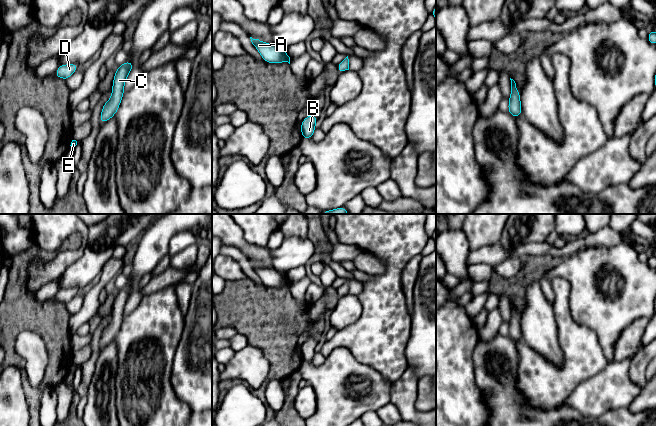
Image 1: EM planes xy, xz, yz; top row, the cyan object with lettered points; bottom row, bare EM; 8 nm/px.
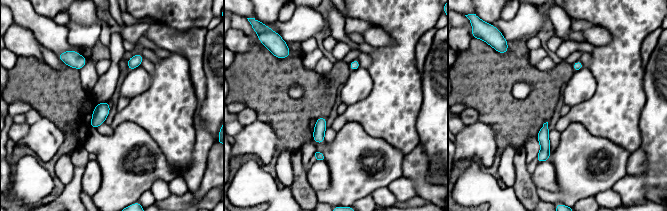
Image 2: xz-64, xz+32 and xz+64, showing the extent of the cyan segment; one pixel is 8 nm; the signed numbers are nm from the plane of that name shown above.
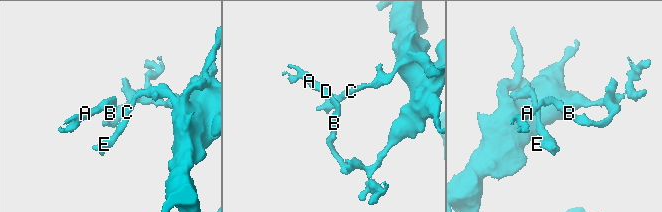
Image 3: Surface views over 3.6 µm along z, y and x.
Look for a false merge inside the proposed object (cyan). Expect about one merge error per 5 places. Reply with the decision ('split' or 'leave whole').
leave whole

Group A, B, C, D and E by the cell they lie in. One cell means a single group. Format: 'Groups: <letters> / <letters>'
Groups: A B C D E

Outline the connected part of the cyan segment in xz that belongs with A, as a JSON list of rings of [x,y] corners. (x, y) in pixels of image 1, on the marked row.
[[[250,37],[252,44],[259,51],[263,61],[268,63],[281,63],[288,62],[290,64],[290,57],[283,49],[275,46],[274,44],[264,43],[259,39]]]

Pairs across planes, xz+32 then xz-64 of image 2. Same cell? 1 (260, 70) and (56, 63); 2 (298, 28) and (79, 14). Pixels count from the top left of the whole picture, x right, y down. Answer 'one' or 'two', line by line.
1: two
2: two

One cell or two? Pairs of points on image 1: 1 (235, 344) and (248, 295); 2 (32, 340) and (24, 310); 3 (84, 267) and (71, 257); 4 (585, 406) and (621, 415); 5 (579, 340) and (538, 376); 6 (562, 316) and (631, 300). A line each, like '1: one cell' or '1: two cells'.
1: two cells
2: two cells
3: two cells
4: two cells
5: one cell
6: two cells

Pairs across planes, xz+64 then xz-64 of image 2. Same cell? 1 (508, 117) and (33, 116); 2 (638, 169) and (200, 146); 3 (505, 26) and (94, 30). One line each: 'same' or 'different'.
1: different
2: same
3: same

